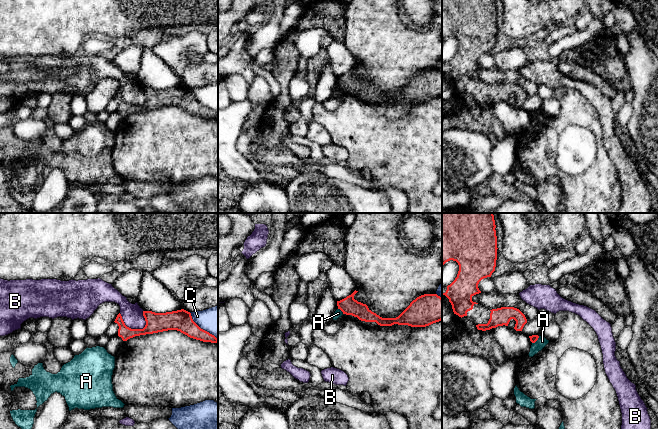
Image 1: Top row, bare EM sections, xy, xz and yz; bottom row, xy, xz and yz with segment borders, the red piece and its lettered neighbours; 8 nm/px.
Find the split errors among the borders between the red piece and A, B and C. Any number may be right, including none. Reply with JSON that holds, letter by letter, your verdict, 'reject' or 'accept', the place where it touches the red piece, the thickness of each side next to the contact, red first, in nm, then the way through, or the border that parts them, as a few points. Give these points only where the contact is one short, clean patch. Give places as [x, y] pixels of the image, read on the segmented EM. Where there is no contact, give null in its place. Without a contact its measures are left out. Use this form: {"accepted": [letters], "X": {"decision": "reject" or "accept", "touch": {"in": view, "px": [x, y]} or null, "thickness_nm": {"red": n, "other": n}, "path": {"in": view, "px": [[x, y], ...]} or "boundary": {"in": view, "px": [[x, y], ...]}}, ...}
{"accepted": [], "A": {"decision": "reject", "touch": {"in": "xz", "px": [341, 310]}, "thickness_nm": {"red": 140, "other": 70}, "boundary": {"in": "xz", "px": [[338, 308], [343, 314]]}}, "B": {"decision": "reject", "touch": {"in": "xy", "px": [130, 328]}, "thickness_nm": {"red": 160, "other": 170}}, "C": {"decision": "reject", "touch": {"in": "xy", "px": [200, 328]}, "thickness_nm": {"red": 180, "other": 220}}}

